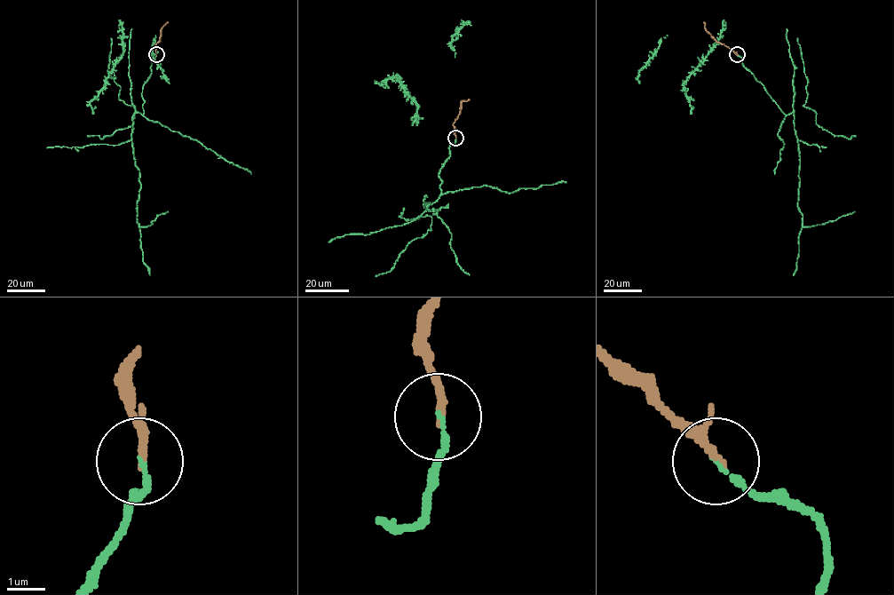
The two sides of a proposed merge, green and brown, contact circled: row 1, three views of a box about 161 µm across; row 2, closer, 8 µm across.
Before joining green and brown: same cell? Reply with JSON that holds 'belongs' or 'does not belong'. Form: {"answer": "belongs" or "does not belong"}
{"answer": "belongs"}

